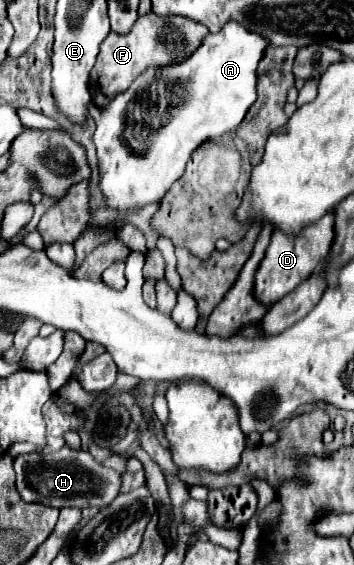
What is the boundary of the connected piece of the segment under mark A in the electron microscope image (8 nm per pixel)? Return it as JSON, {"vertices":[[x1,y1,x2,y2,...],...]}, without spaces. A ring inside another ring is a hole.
{"vertices":[[228,21,220,33,208,35,204,43,194,51,194,55,186,61,142,73,124,93,116,95,102,109,92,103,90,115,96,123,94,143,98,149,100,171,98,187,104,195,104,203,116,211,130,211,160,201,170,185,182,177,192,151,202,141,232,131,244,119,248,107,256,101,256,67,268,45,270,43,264,37,246,31,236,21],[124,129,136,129,136,141,142,145,142,153,134,153,130,149,130,145,124,141]]}

